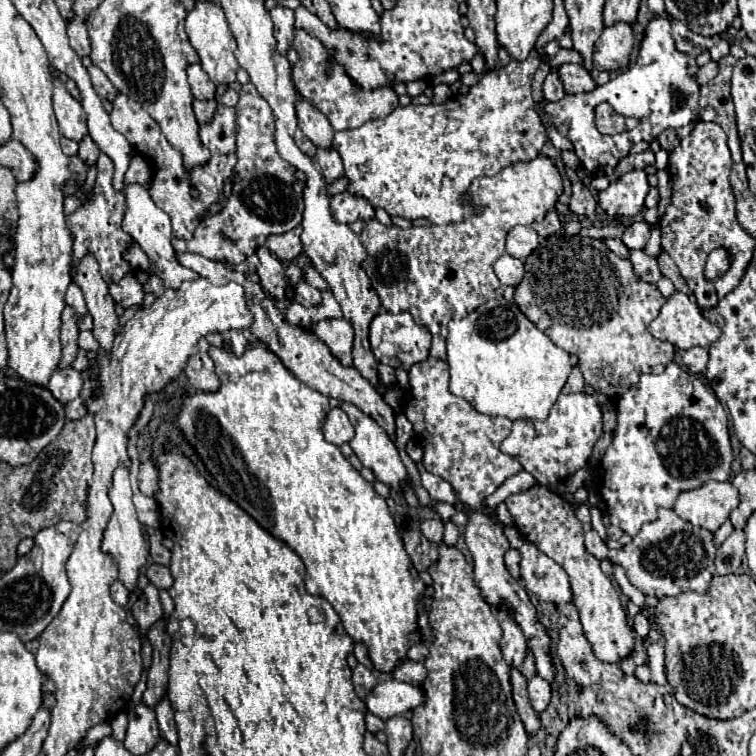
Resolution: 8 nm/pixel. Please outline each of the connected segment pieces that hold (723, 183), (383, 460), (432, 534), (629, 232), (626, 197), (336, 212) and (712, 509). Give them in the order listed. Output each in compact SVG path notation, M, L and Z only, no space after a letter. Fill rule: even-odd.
M699 120L693 132L683 138L679 146L669 154L673 194L665 214L659 220L661 246L675 260L681 276L687 280L689 288L695 294L699 308L715 306L727 292L731 292L739 284L755 250L755 238L743 232L735 218L735 196L729 186L731 166L733 160L727 148L727 134L715 122ZM717 248L725 248L729 252L731 266L725 276L715 282L707 282L703 278L705 260L709 252Z
M341 402L341 408L347 412L351 424L355 426L355 436L349 442L357 458L365 468L375 472L375 478L393 490L401 488L401 480L407 480L407 470L399 458L395 444L389 440L385 430L357 406Z
M441 518L425 520L425 522L421 524L421 532L423 532L423 536L425 536L427 540L439 544L439 542L443 540L443 522L441 522Z
M633 222L625 232L623 232L623 244L629 248L629 250L643 250L647 240L649 240L649 234L651 234L651 226L647 222Z
M631 170L617 182L609 184L607 190L599 192L599 206L609 216L635 216L643 208L649 184L643 170Z
M341 192L331 196L329 202L331 214L337 222L343 224L353 224L355 220L373 220L375 218L375 210L371 204L367 204L367 200L363 200L361 196L351 196L349 192Z
M709 480L697 490L683 492L675 502L675 512L693 526L717 532L717 528L729 518L731 510L739 506L739 492L731 482Z

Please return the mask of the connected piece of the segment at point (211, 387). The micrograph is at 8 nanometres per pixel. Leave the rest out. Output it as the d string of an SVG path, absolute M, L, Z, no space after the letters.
M201 338L197 346L199 346L199 354L189 358L185 374L187 374L187 378L189 378L189 382L195 390L199 390L199 392L217 392L221 382L215 374L215 364L207 354L209 342L205 338Z

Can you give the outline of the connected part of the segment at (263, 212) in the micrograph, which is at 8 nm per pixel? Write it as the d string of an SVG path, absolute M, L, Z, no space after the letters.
M249 82L239 90L237 102L237 136L235 136L235 178L233 190L219 216L203 220L191 240L173 238L177 252L195 252L221 264L239 264L261 248L271 234L285 234L301 224L303 188L295 178L295 166L283 160L275 148L275 124L269 104L255 92Z

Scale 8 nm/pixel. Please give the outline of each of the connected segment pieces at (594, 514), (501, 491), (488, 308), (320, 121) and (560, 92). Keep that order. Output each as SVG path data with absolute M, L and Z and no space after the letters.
M591 507L589 508L591 513L591 525L592 528L600 535L603 541L608 540L608 536L606 535L606 527L603 524L603 513L600 512L601 510L597 507Z
M521 470L519 474L515 474L515 476L511 476L511 478L507 478L489 498L485 498L485 504L487 506L491 506L491 508L495 508L497 504L501 504L507 496L511 496L511 494L517 494L517 492L523 492L523 490L527 490L527 488L531 488L533 484L537 484L535 482L535 478L529 474L529 472L525 472L525 470Z
M489 300L463 320L449 324L447 362L451 368L451 392L465 398L477 412L487 416L507 416L509 420L545 420L571 372L569 354L555 346L535 324L517 308L515 302Z
M297 98L295 102L295 112L297 112L297 120L299 120L299 128L301 132L315 144L321 148L331 148L331 140L335 130L331 128L327 116L317 110L307 98Z
M551 68L551 72L547 74L545 78L545 84L543 84L543 96L551 102L555 100L561 100L565 96L565 90L563 90L563 84L559 80L559 74L557 74L557 68Z

